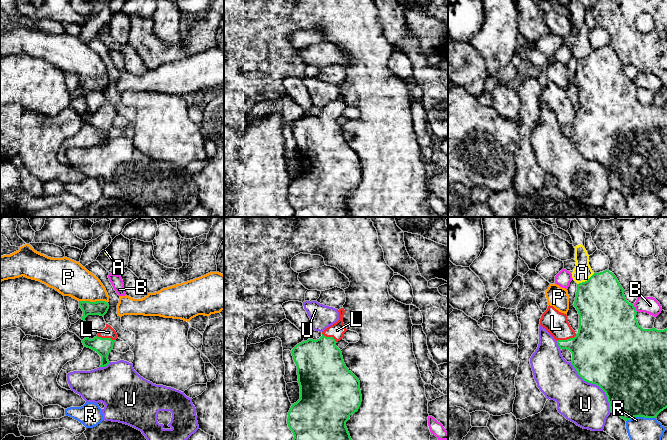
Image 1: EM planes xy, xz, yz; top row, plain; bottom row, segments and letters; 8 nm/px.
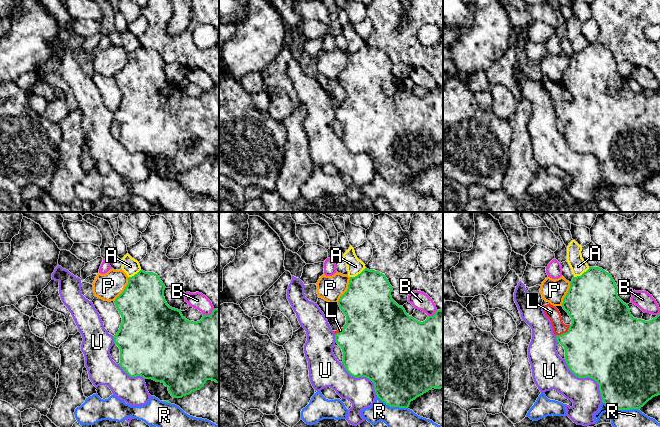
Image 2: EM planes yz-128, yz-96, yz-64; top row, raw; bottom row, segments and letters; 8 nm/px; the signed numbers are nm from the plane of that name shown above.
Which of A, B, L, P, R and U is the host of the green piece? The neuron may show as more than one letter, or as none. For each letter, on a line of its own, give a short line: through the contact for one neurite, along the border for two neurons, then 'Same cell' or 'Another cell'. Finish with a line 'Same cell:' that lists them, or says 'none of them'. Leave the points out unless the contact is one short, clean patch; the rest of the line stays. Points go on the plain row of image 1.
A: Another cell
B: Another cell
L: Line: yz (596, 125), (567, 115), (556, 99). Same cell
P: Line: xy (79, 76), (105, 77), (107, 79). Another cell
R: Another cell
U: Another cell
Same cell: L

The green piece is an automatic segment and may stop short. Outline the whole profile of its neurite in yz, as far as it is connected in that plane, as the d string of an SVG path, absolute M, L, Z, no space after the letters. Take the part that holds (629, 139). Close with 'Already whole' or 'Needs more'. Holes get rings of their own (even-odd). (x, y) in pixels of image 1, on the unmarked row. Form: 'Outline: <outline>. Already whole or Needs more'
Outline: M609 46L594 49L587 57L577 60L577 68L573 80L579 90L579 105L577 110L571 104L567 91L550 81L542 90L540 101L554 113L560 125L567 125L572 129L571 140L576 145L578 151L584 157L599 162L605 168L611 189L618 190L625 197L634 193L656 194L661 187L667 184L667 104L664 106L657 106L655 104L643 105L637 98L637 87L634 81L626 76L624 67L616 52Z. Needs more

